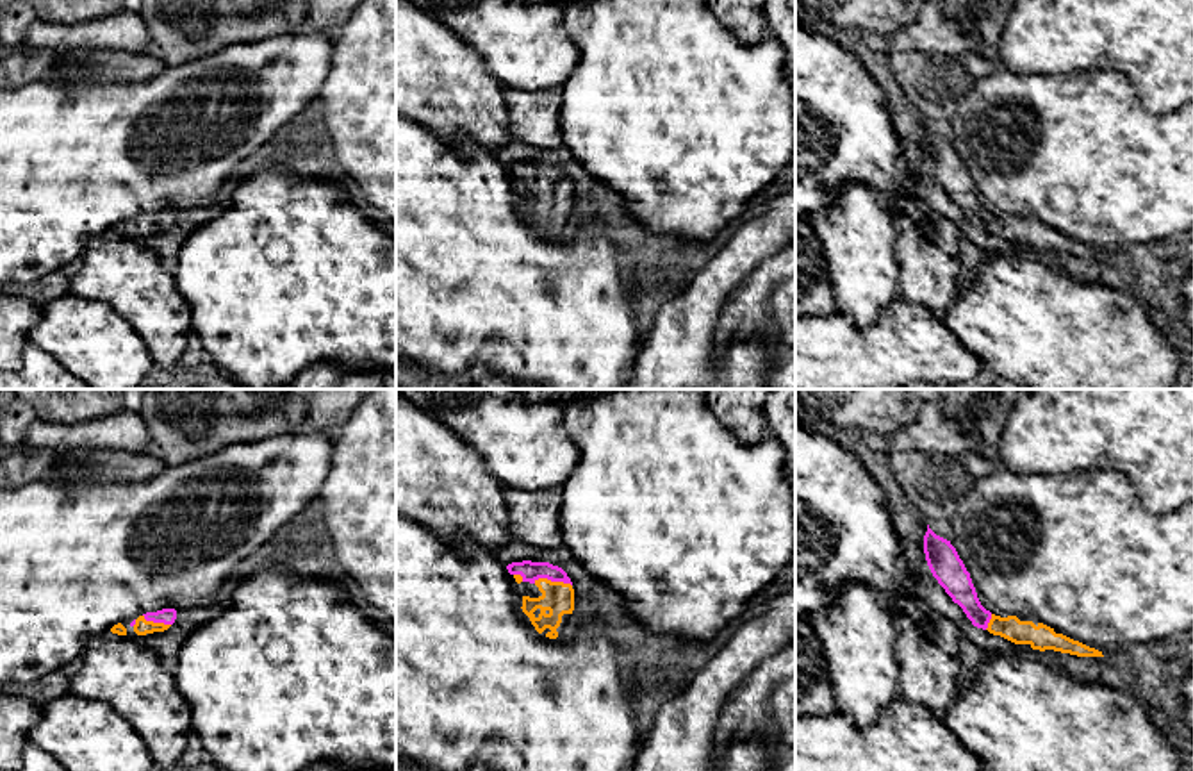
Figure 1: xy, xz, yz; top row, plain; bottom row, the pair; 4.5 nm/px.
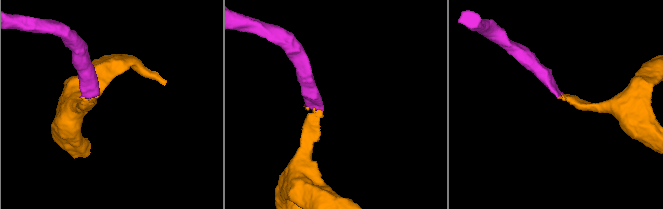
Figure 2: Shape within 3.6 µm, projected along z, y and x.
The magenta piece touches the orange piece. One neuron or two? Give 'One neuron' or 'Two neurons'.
One neuron

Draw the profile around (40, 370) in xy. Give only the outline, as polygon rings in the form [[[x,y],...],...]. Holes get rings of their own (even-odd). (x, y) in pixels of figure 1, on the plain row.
[[[27,343],[21,366],[14,371],[0,371],[0,389],[89,389],[89,386],[43,348]]]

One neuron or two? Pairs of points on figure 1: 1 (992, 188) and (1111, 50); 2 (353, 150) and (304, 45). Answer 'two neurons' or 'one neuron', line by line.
1: two neurons
2: two neurons

